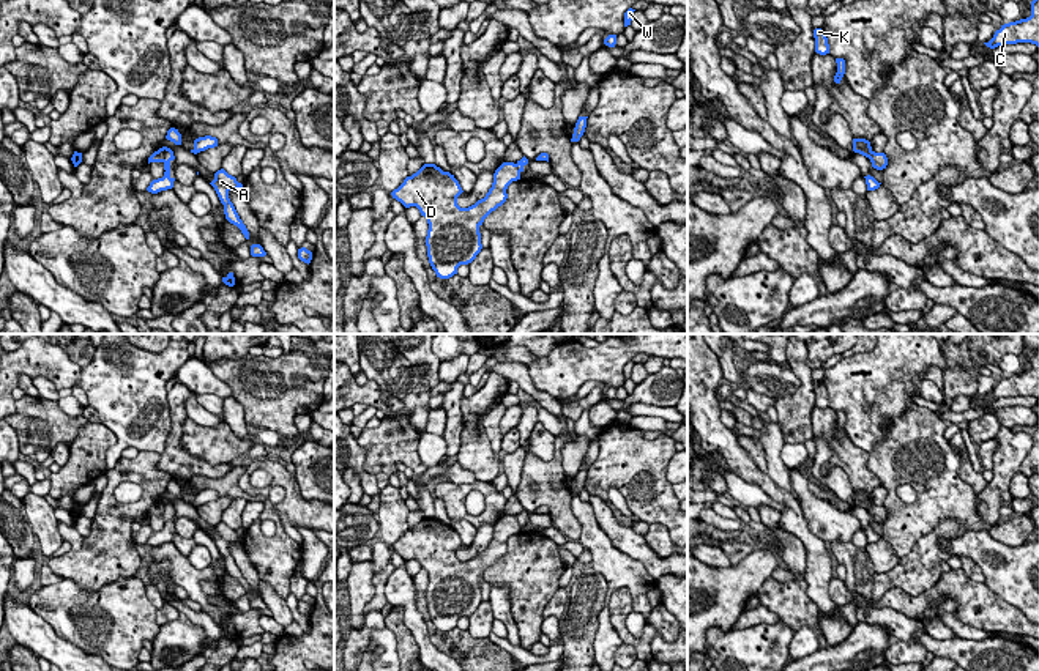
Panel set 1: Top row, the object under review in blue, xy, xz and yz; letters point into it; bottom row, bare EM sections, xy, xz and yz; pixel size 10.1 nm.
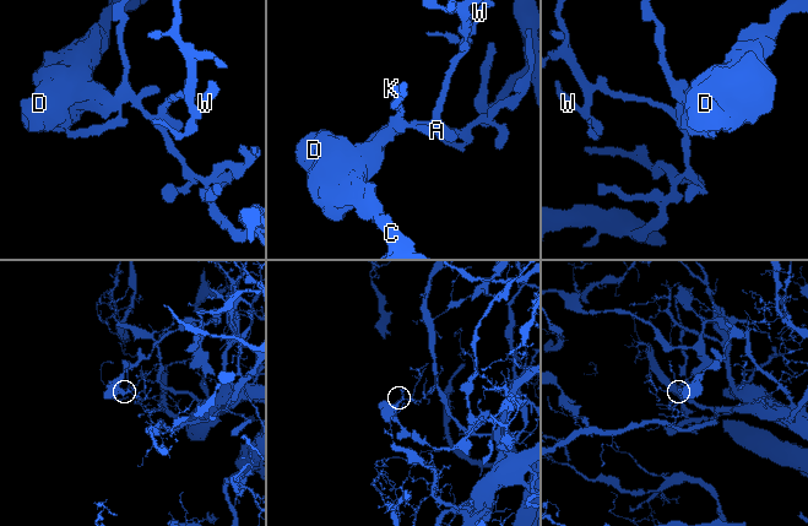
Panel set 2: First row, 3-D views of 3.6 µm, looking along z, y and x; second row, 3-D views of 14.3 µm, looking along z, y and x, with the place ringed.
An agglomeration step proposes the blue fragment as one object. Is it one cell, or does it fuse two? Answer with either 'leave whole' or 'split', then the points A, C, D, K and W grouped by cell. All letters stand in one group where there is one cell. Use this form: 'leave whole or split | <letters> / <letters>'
split | A K W / C D

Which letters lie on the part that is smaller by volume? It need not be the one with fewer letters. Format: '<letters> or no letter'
C, D

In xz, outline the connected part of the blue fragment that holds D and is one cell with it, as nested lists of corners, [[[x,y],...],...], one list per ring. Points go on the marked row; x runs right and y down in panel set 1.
[[[503,162],[493,173],[493,183],[484,198],[468,208],[457,205],[464,192],[449,172],[435,164],[424,164],[416,173],[391,192],[405,208],[416,206],[427,219],[427,257],[437,277],[449,279],[460,265],[471,263],[481,252],[479,227],[484,219],[501,206],[506,189],[520,180],[517,164]]]

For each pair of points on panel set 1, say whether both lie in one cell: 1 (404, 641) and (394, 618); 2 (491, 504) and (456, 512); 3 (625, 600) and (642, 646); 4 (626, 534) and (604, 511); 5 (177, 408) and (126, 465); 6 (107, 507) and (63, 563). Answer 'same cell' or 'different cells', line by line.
1: same cell
2: same cell
3: same cell
4: same cell
5: different cells
6: same cell

